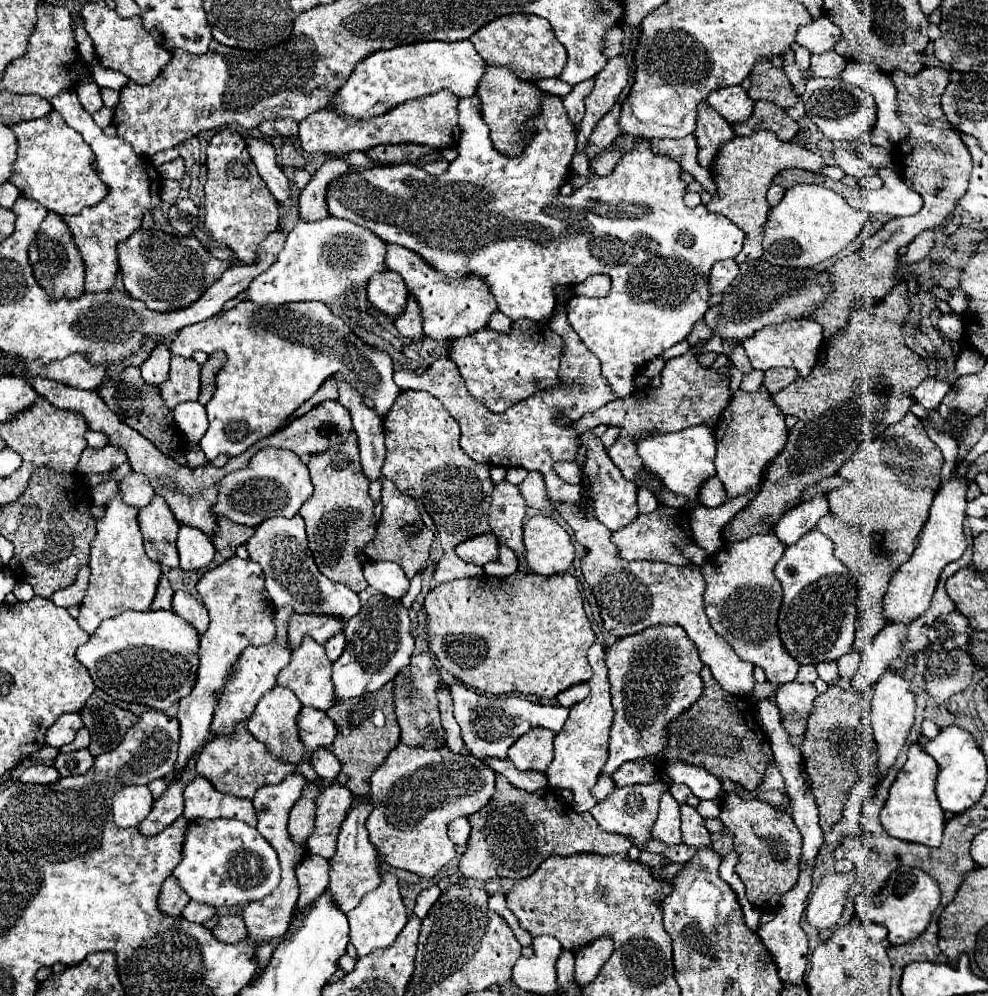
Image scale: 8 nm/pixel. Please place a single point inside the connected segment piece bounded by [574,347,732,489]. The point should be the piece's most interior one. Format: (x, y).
(689, 394)

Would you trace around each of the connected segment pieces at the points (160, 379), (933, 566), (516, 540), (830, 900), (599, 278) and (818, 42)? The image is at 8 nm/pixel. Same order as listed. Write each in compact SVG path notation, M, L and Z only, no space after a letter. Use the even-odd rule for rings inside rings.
M156 343L154 351L150 357L142 363L142 377L146 383L160 385L168 379L168 369L170 369L170 351L166 343Z
M952 477L948 483L944 483L936 497L934 503L930 507L930 517L920 533L918 545L910 557L910 561L906 561L892 577L888 593L884 597L884 615L886 615L886 623L890 621L914 621L916 617L920 617L932 601L938 577L942 573L942 569L952 563L958 561L966 549L966 535L964 535L964 519L966 519L966 483L958 481L956 477Z
M506 479L494 485L492 505L490 505L490 529L498 541L510 547L518 557L524 553L522 545L522 521L526 515L526 501L518 487Z
M856 871L824 875L820 885L812 891L808 899L806 907L808 923L816 929L830 929L832 925L836 925L846 905L846 895L856 881L858 881Z
M592 275L584 283L572 287L574 295L584 295L584 297L606 297L610 291L610 279L606 275Z
M818 17L808 25L802 25L796 33L796 43L810 53L826 53L840 39L840 29L826 17Z

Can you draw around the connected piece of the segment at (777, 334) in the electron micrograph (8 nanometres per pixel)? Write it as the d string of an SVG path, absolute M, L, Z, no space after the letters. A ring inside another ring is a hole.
M804 319L786 321L776 327L766 327L758 331L752 339L748 339L742 347L752 349L752 365L758 365L760 371L774 367L794 367L796 371L810 371L814 367L822 341L824 341L822 325L818 325L814 319Z

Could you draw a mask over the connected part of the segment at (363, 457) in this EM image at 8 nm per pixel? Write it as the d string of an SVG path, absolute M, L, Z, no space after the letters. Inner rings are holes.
M340 373L334 375L338 379L340 397L338 401L350 409L352 425L358 435L360 447L360 461L362 471L368 481L376 481L380 477L380 469L384 463L384 433L382 433L382 419L362 403L362 397L342 379Z

